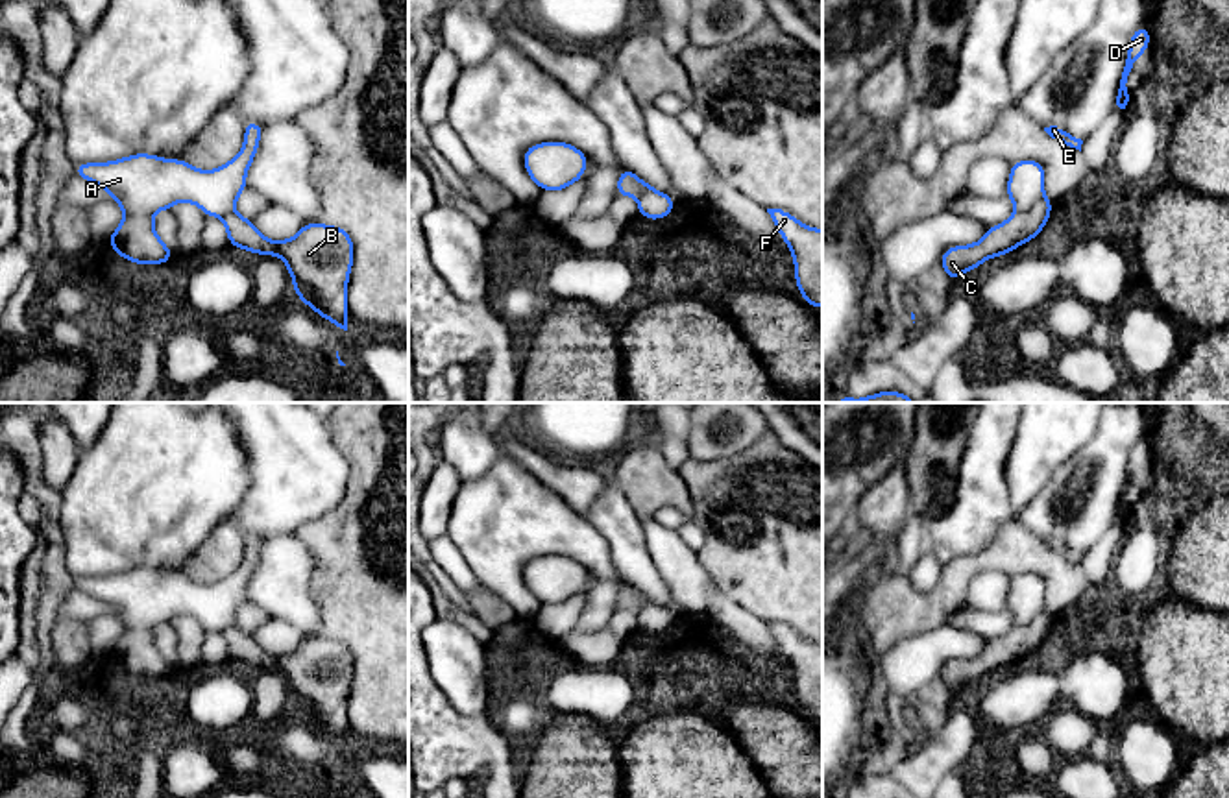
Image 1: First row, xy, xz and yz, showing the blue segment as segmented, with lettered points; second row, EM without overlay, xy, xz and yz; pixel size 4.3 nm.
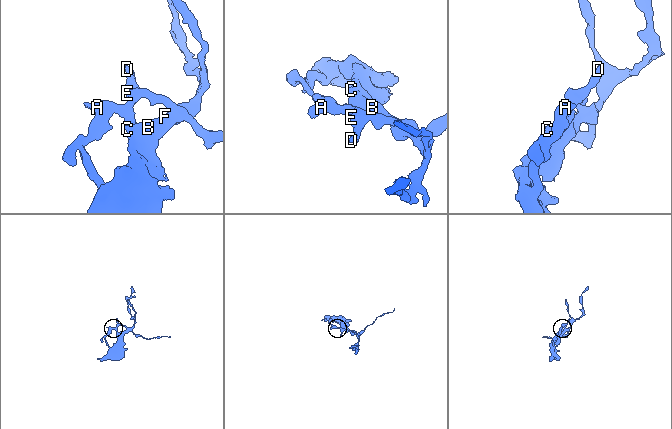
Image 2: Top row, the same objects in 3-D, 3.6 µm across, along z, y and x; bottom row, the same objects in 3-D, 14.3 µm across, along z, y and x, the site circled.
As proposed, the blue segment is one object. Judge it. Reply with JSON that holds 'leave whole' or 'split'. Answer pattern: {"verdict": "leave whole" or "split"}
{"verdict": "split"}

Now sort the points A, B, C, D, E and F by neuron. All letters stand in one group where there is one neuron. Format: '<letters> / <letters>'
A D E / B C F

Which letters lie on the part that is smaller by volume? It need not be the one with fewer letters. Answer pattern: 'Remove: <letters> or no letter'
Remove: A, D, E

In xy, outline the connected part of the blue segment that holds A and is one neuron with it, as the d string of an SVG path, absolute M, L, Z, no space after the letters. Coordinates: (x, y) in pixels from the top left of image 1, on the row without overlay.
M244 536L242 563L216 584L198 584L183 573L135 567L109 576L85 576L74 587L103 600L124 624L122 637L111 647L109 659L135 678L164 678L174 672L153 641L157 624L177 615L196 617L205 630L224 632L235 624L246 587L259 563L266 539Z

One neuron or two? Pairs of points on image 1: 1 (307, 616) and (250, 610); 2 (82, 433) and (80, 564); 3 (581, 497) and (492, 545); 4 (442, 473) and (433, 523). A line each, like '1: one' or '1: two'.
1: two
2: two
3: two
4: one

